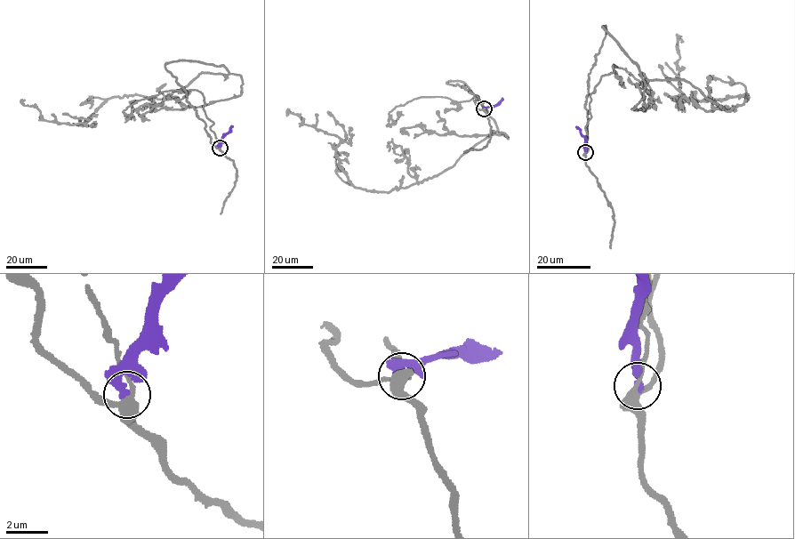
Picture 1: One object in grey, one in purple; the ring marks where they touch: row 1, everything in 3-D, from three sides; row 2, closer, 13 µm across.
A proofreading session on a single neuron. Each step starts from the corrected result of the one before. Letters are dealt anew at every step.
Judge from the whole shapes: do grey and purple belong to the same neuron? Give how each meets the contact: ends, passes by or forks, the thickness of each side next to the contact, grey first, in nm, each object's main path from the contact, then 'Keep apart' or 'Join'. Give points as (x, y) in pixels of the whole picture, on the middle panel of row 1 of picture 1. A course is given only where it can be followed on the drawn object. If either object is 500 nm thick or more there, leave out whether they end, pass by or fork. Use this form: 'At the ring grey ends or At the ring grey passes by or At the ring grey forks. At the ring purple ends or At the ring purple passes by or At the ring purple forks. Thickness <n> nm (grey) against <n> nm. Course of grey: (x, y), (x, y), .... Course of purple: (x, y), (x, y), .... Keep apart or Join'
At the ring grey forks. At the ring purple ends. Thickness 320 nm (grey) against 360 nm. Course of grey: (484, 108), (447, 82), (464, 82), (497, 130), (389, 192), (354, 186), (340, 139), (291, 112). Course of purple: (484, 108), (495, 105), (502, 98). Keep apart

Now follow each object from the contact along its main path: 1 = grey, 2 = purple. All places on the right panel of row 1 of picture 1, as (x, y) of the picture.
1: (585, 152), (603, 26), (644, 80), (682, 78), (726, 110), (742, 104), (748, 93), (683, 95), (679, 36)
2: (585, 152), (584, 136), (576, 126)

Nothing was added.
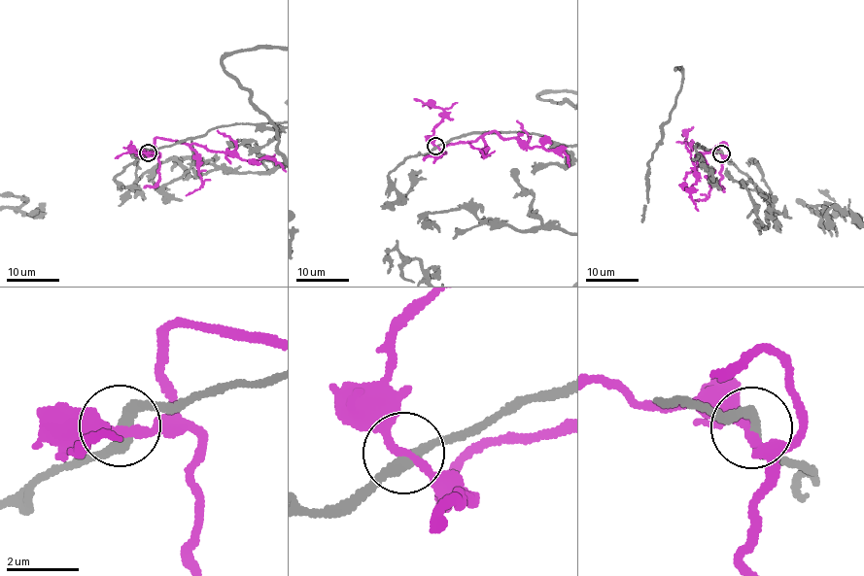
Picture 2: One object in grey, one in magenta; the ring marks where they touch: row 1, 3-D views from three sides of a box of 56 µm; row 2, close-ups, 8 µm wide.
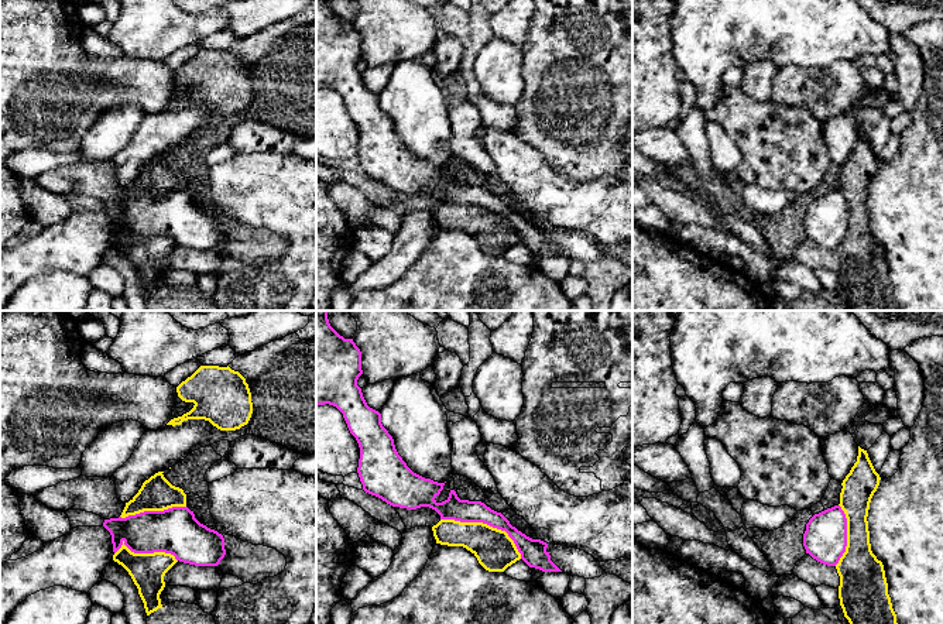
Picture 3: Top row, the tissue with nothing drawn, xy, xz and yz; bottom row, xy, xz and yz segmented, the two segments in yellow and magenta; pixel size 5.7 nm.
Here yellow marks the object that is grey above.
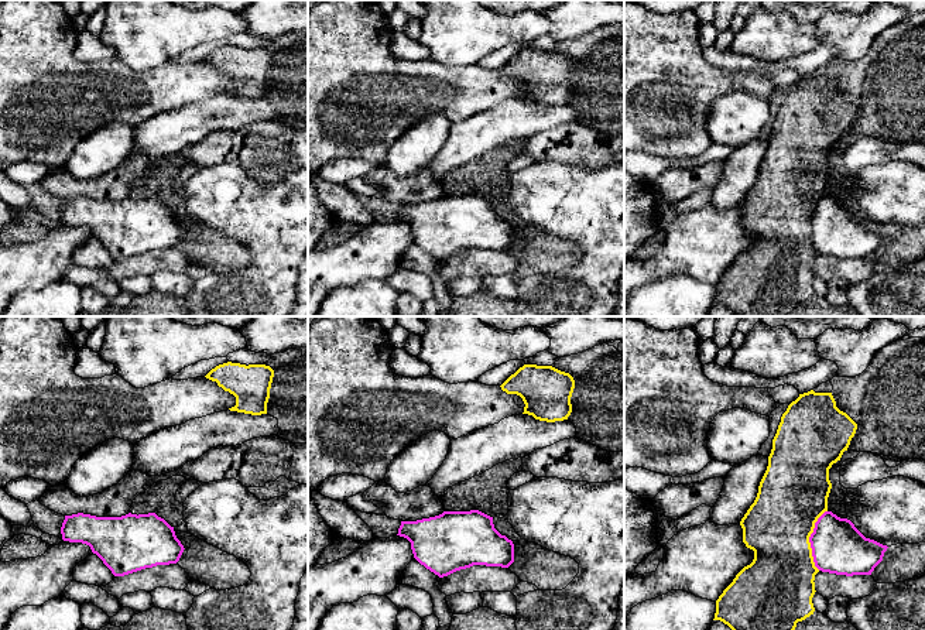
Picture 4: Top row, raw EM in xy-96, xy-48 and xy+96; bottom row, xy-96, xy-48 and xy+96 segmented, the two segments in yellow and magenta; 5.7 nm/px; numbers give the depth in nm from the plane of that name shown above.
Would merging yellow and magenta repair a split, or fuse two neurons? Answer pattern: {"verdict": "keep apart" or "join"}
{"verdict": "keep apart"}

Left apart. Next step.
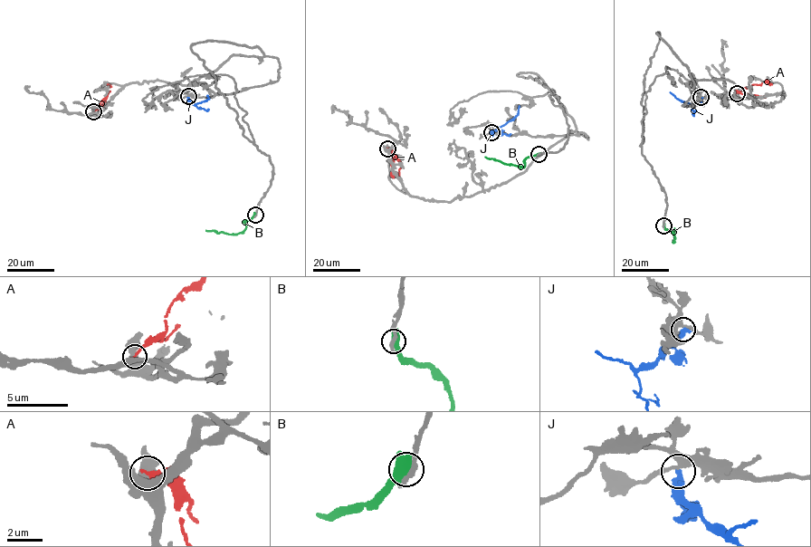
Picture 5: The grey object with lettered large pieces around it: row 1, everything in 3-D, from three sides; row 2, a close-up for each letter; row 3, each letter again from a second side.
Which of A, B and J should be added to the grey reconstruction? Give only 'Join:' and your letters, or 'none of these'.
Join: none of these

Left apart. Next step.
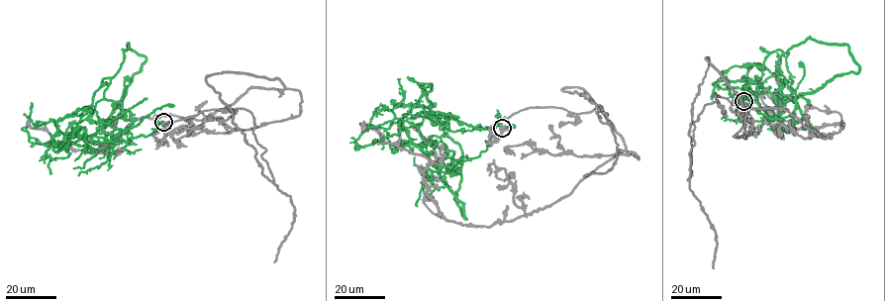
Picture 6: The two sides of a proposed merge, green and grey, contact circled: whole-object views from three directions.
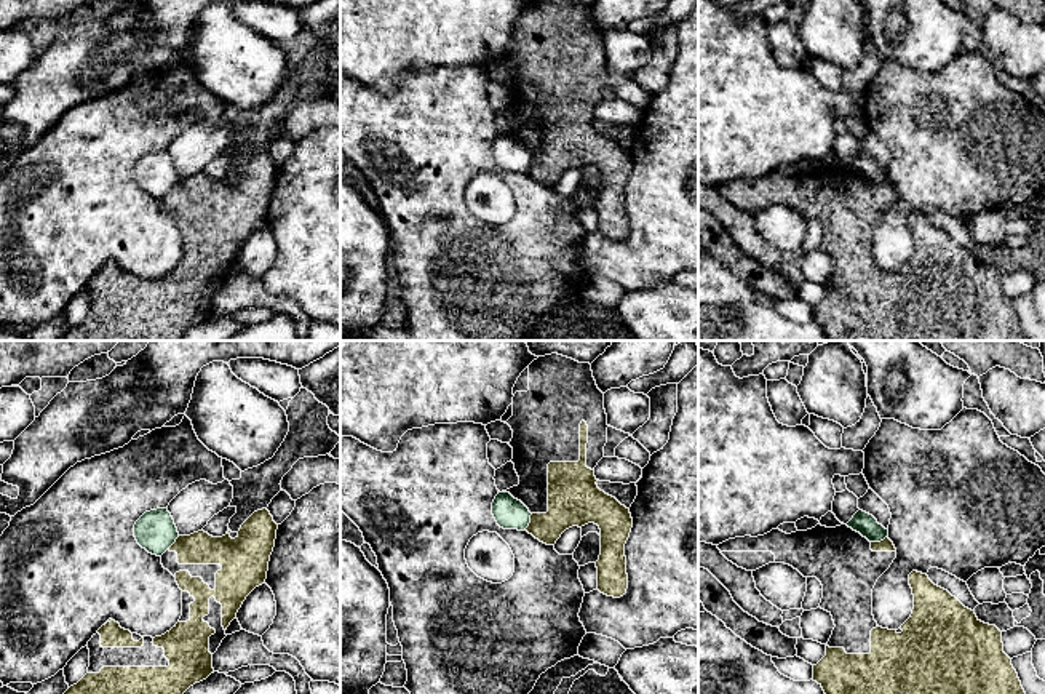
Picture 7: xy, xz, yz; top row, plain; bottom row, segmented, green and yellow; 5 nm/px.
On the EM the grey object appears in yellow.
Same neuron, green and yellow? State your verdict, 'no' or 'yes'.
no

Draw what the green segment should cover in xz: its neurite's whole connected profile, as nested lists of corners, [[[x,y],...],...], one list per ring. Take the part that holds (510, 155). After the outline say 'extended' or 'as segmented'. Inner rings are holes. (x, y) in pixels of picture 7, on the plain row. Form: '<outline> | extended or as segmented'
[[[500,134],[492,144],[492,157],[503,171],[526,173],[530,165],[529,150],[510,134]]] | as segmented

